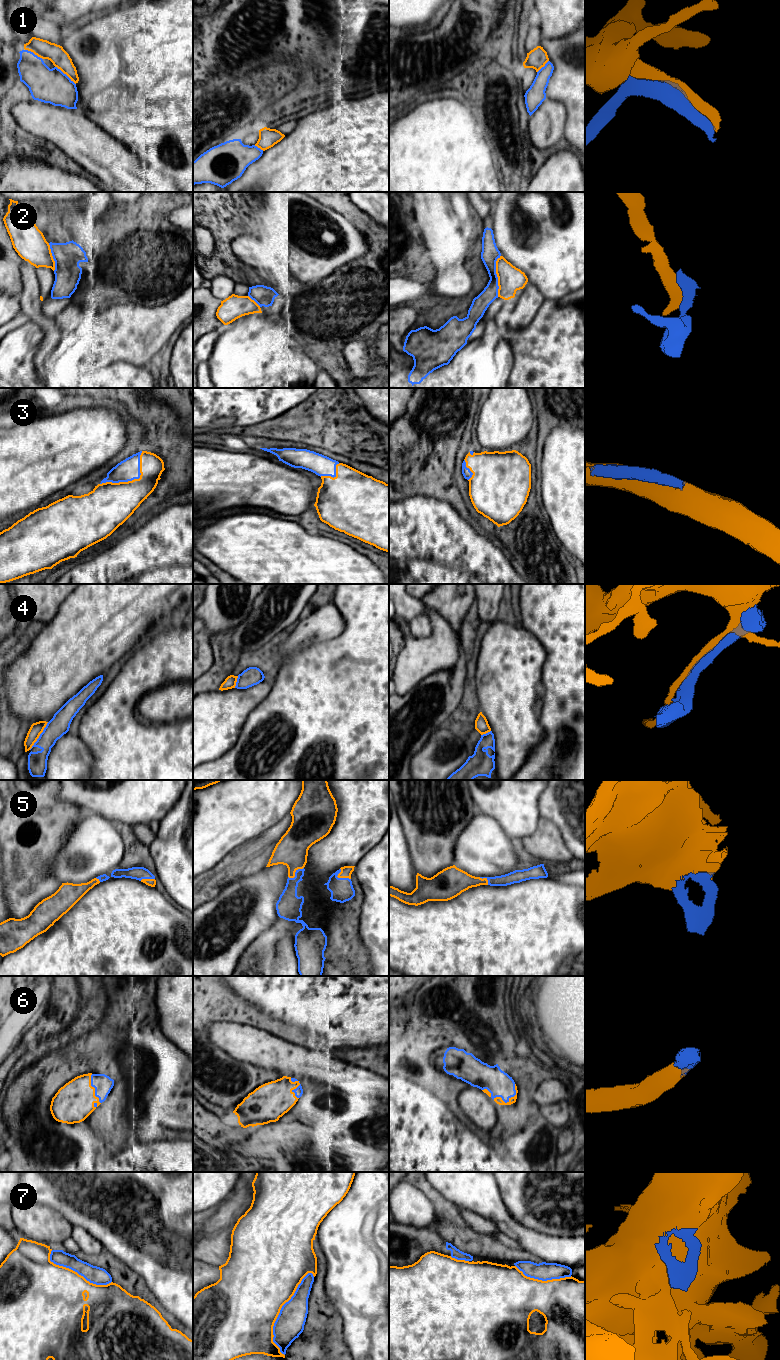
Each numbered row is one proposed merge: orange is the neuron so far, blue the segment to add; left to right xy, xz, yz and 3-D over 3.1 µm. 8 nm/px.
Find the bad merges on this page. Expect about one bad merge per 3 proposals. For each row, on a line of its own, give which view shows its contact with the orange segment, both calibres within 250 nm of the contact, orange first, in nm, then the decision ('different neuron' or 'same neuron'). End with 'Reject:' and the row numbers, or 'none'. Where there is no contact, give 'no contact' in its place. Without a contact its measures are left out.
1: contact in xy; calibres 150 and 280 nm; same neuron
2: contact in yz; calibres 200 and 140 nm; different neuron
3: contact in xy; calibres 340 and 180 nm; same neuron
4: contact in xy; calibres 100 and 160 nm; different neuron
5: contact in xz; calibres 90 and 180 nm; same neuron
6: contact in yz; calibres 60 and 200 nm; same neuron
7: contact in xz; calibres 500 and 220 nm; different neuron
Reject: 2, 4, 7

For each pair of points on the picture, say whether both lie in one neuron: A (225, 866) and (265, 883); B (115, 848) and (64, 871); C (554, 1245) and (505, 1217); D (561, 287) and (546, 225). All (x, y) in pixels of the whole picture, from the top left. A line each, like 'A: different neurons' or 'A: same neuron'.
A: different neurons
B: same neuron
C: same neuron
D: same neuron

